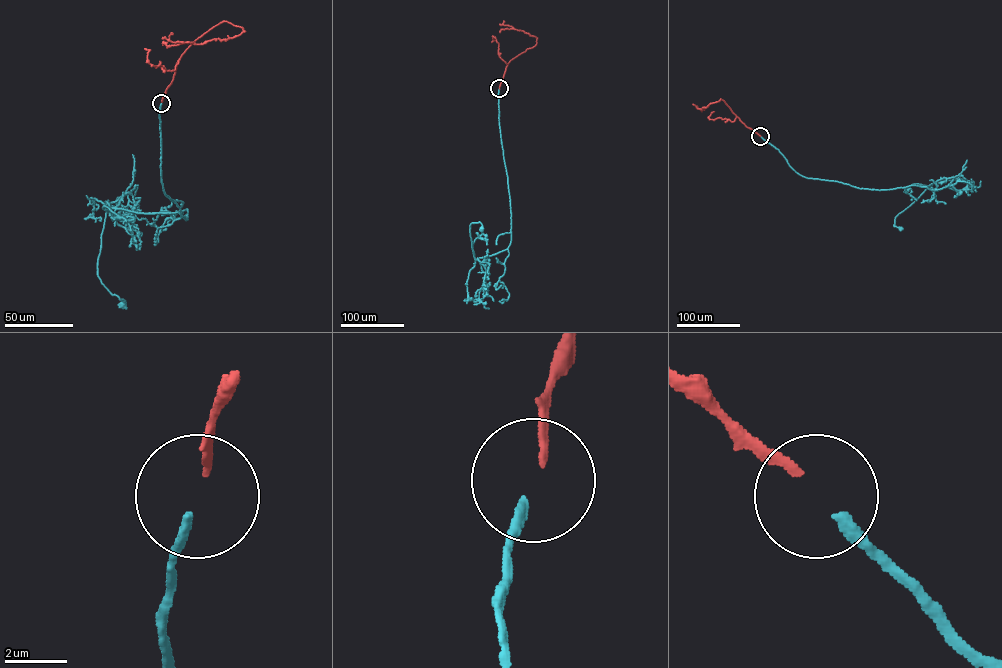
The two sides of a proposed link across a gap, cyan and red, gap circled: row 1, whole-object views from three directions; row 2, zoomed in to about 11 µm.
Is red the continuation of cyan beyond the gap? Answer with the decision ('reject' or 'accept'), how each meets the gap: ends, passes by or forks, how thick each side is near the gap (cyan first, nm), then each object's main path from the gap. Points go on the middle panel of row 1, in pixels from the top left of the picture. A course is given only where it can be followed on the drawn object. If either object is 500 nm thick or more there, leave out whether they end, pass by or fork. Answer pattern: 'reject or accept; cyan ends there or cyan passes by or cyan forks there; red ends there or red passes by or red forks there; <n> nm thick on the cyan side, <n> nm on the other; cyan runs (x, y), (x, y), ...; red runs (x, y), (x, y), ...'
accept; cyan ends there; red ends there; 340 nm thick on the cyan side, 260 nm on the other; cyan runs (499, 89), (499, 125), (511, 214), (508, 248), (475, 259), (470, 225), (479, 222), (481, 229); red runs (499, 88), (509, 61), (533, 47), (537, 39), (503, 25), (504, 20)

